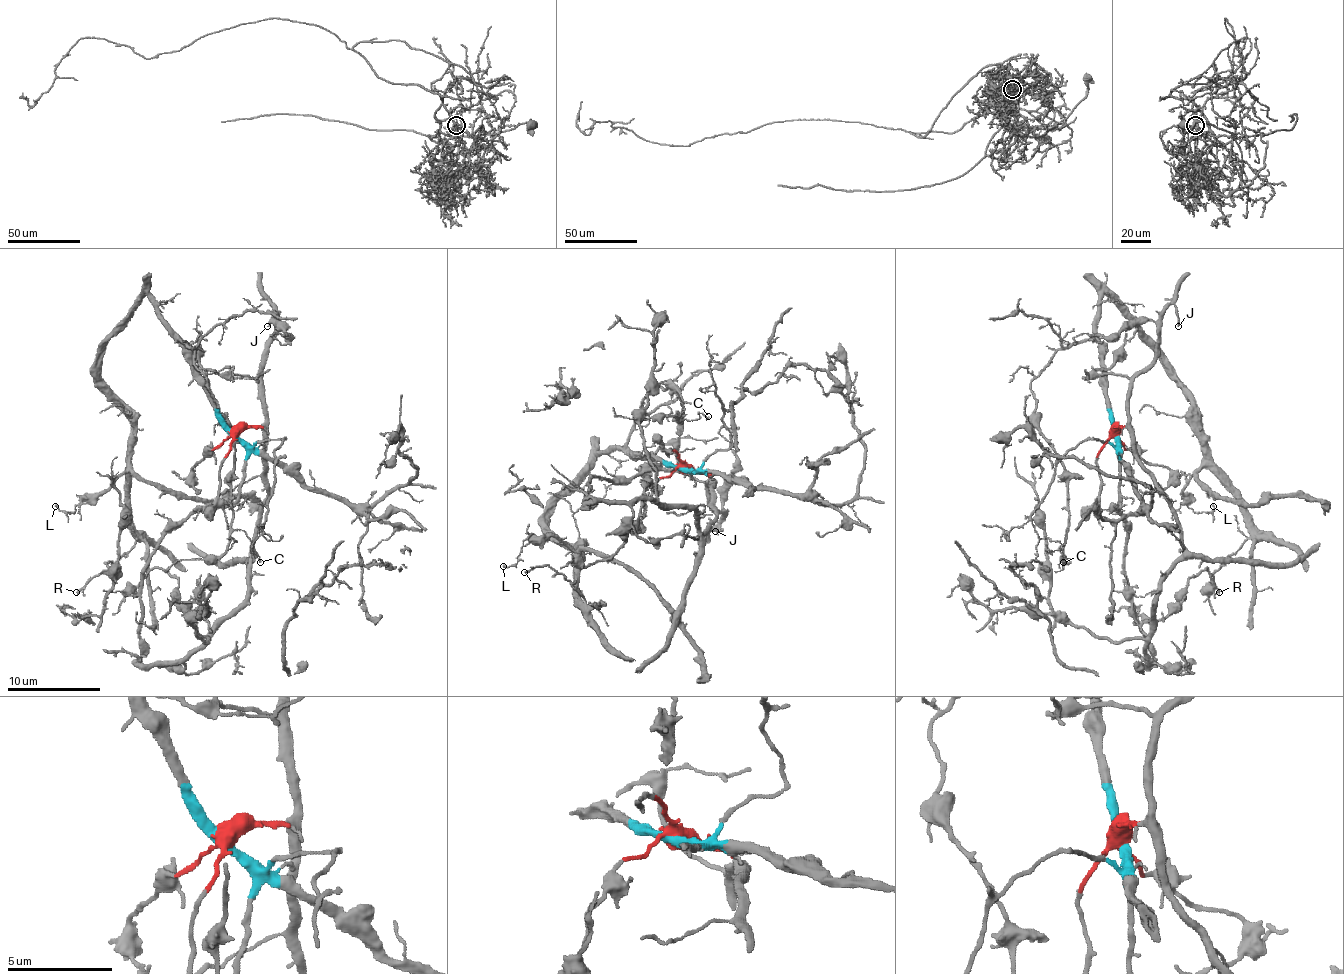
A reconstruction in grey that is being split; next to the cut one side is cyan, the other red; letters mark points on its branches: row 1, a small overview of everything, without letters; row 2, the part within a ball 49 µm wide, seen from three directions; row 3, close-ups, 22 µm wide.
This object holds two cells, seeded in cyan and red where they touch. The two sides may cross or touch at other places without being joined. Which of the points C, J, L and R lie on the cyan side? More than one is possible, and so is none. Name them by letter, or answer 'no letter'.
C, L, R

